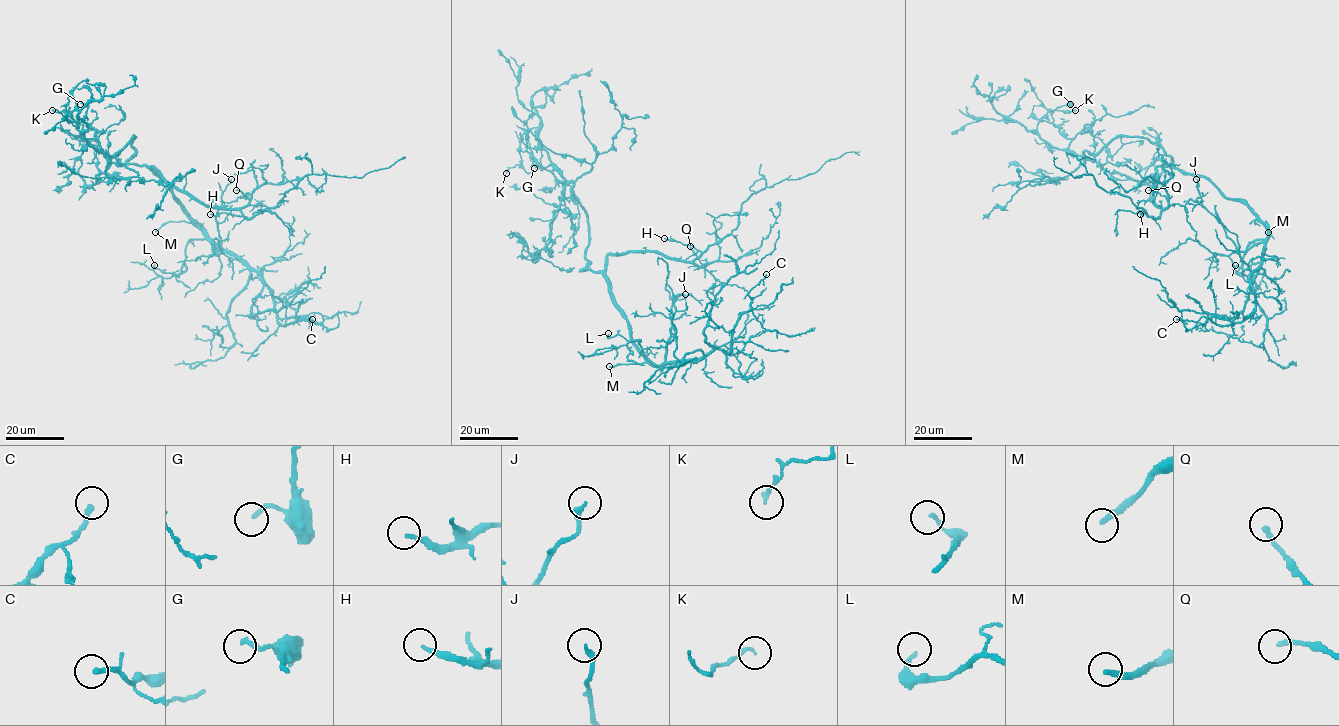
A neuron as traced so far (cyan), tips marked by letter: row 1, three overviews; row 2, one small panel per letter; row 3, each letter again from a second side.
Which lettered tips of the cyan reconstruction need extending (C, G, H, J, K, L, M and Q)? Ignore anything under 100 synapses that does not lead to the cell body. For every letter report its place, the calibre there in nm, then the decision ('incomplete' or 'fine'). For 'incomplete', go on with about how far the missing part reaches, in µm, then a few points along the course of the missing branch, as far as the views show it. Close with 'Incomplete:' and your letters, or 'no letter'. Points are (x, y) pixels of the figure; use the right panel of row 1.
C: (1176, 319) | 220 nm | fine
G: (1070, 104) | 200 nm | fine
H: (1140, 214) | 170 nm | fine
J: (1196, 179) | 240 nm | fine
K: (1075, 110) | 140 nm | fine
L: (1235, 265) | 180 nm | fine
M: (1268, 232) | 240 nm | incomplete | 60 µm | (1268, 232), (1268, 245), (1282, 253), (1296, 253), (1305, 266), (1310, 266), (1325, 253)
Q: (1148, 190) | 200 nm | fine
Incomplete: M

